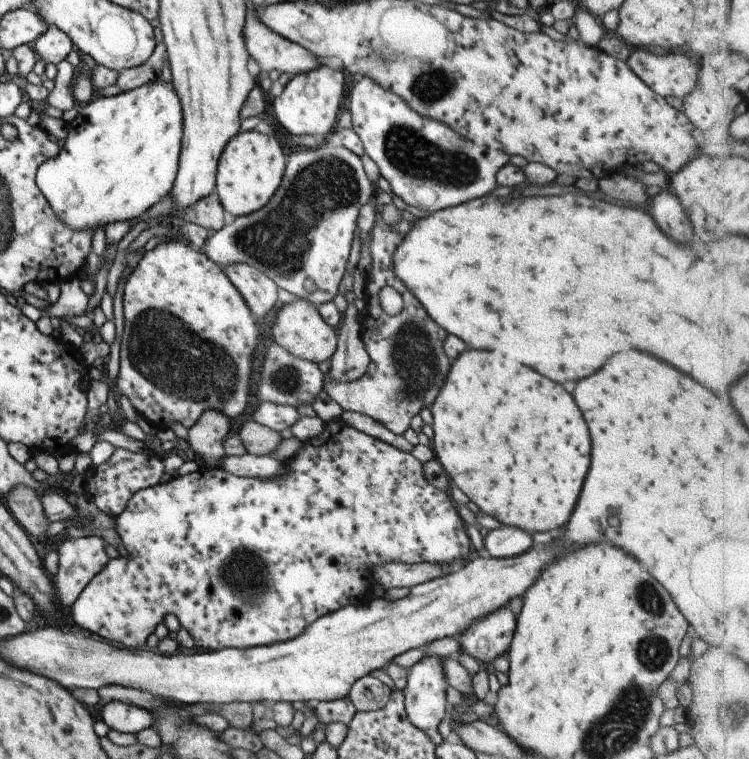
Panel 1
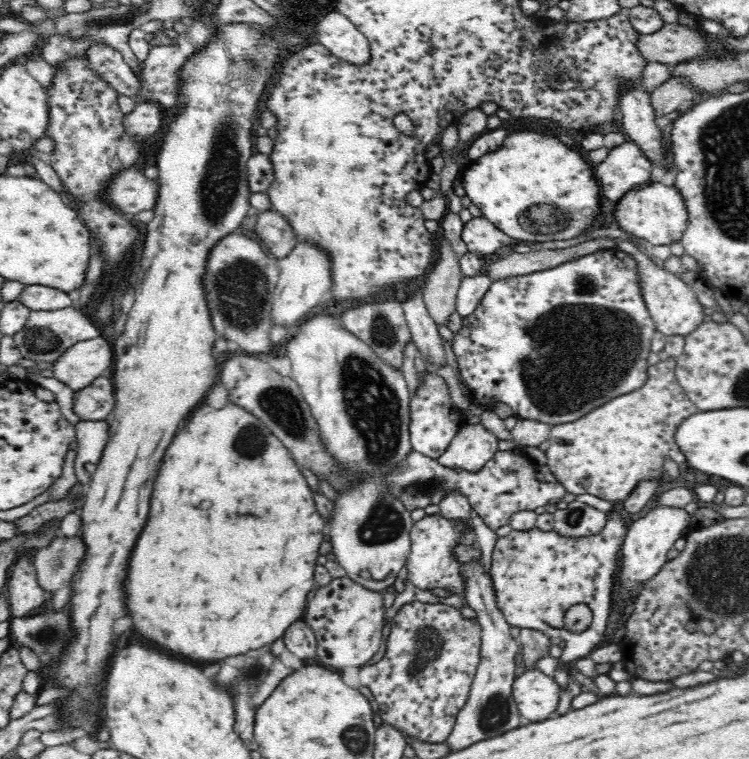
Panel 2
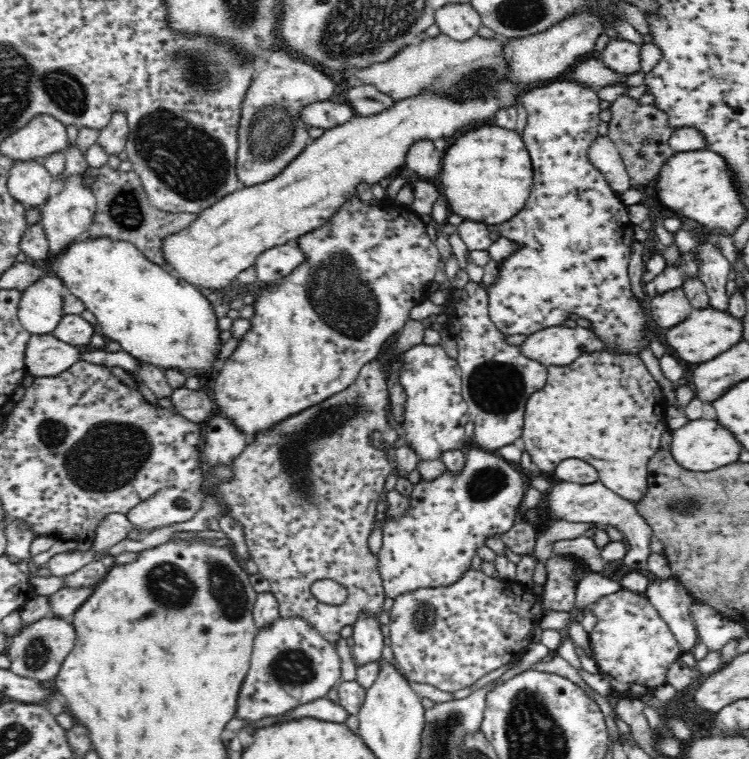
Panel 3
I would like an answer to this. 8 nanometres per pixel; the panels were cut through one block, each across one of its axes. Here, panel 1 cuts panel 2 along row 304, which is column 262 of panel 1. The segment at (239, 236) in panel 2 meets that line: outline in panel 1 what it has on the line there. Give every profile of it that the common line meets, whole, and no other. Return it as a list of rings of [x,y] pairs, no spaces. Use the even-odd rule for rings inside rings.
[[[323,145],[321,148],[305,149],[300,148],[300,152],[295,152],[290,156],[290,160],[286,163],[284,176],[282,177],[278,190],[274,193],[274,196],[263,206],[260,210],[253,212],[249,215],[237,217],[233,224],[223,226],[219,231],[210,234],[210,237],[206,240],[201,247],[201,251],[209,258],[212,259],[220,268],[234,264],[234,263],[250,263],[258,270],[261,270],[266,274],[268,278],[271,278],[279,288],[287,290],[297,296],[298,299],[306,299],[313,304],[322,304],[333,302],[335,297],[339,294],[339,286],[343,280],[343,276],[346,274],[346,265],[348,264],[348,258],[350,258],[350,247],[352,246],[352,239],[354,238],[354,230],[356,230],[358,212],[364,204],[370,201],[374,188],[372,183],[368,179],[366,172],[364,171],[364,165],[362,160],[357,154],[350,152],[346,147],[332,147]]]

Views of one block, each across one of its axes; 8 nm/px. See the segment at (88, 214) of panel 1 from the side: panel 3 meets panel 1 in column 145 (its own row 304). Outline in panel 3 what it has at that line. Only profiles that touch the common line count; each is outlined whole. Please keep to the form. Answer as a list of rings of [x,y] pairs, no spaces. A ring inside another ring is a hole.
[[[85,236],[81,240],[76,240],[58,256],[54,256],[52,260],[48,259],[48,267],[62,279],[62,283],[70,290],[74,296],[77,296],[84,304],[85,308],[88,309],[96,320],[98,320],[98,326],[100,326],[100,334],[105,334],[109,336],[112,340],[118,342],[120,350],[128,352],[134,358],[137,358],[141,362],[150,363],[160,367],[161,369],[172,368],[172,370],[180,370],[180,372],[185,373],[187,376],[194,374],[208,374],[213,375],[217,371],[217,365],[219,365],[220,360],[218,360],[218,352],[220,352],[220,330],[218,329],[218,318],[216,317],[216,312],[214,311],[215,305],[210,303],[210,301],[202,294],[200,288],[194,286],[194,284],[180,278],[176,275],[170,275],[170,272],[162,268],[161,265],[156,264],[146,258],[142,254],[141,249],[136,248],[134,244],[126,241],[115,241],[110,240],[106,237],[91,237]]]

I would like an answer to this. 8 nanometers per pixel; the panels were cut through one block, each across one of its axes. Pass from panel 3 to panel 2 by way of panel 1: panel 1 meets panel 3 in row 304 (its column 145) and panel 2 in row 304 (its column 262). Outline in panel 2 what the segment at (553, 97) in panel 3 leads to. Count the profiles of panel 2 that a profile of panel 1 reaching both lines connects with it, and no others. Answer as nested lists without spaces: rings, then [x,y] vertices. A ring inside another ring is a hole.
[[[618,248],[598,250],[594,254],[586,254],[576,260],[566,260],[564,264],[558,264],[554,268],[543,269],[540,272],[498,279],[490,284],[490,288],[482,296],[475,311],[463,320],[461,330],[453,334],[451,346],[458,364],[457,378],[461,384],[469,388],[469,400],[486,406],[486,409],[490,410],[491,404],[502,402],[510,406],[514,416],[519,419],[534,420],[549,425],[574,422],[582,418],[584,414],[592,412],[594,408],[610,402],[612,398],[642,388],[648,376],[649,366],[646,359],[651,351],[651,338],[656,331],[641,293],[637,261],[631,254],[626,254]]]

